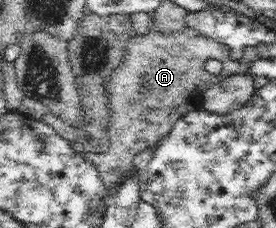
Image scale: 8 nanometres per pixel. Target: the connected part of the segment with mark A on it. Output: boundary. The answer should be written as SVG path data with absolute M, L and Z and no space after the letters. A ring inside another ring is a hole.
M151 26L149 33L136 33L129 38L126 43L125 63L105 82L110 109L110 146L105 153L90 156L107 193L132 171L133 157L137 153L147 147L157 146L160 139L169 135L178 119L201 107L202 95L207 89L219 83L223 77L250 73L249 68L257 59L260 57L256 46L245 47L241 60L235 60L228 45L216 42L189 26L164 35ZM209 59L219 60L223 64L221 75L205 70L205 63Z

